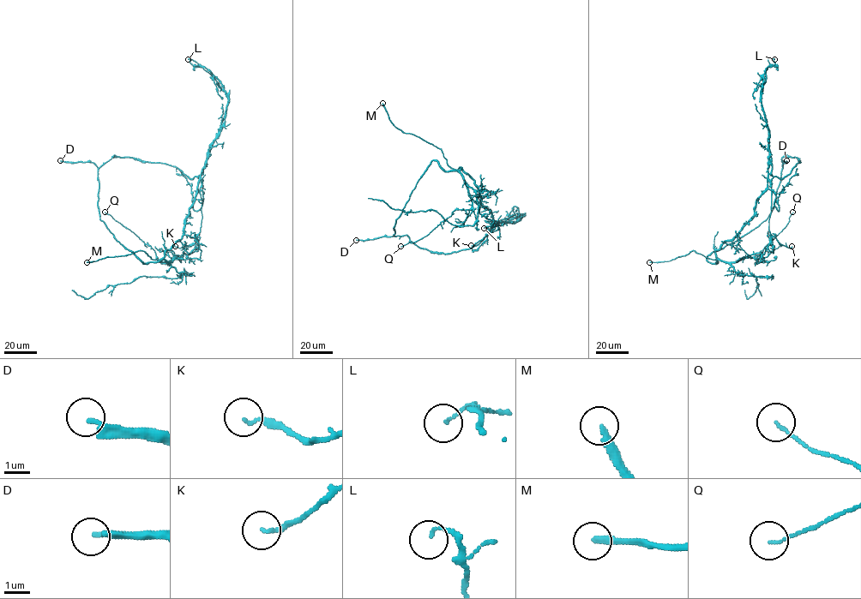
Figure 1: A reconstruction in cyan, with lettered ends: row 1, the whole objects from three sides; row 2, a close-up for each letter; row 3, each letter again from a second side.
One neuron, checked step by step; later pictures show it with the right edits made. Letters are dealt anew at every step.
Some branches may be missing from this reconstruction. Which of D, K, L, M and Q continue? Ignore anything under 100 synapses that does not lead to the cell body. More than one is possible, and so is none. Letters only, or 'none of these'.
D, M

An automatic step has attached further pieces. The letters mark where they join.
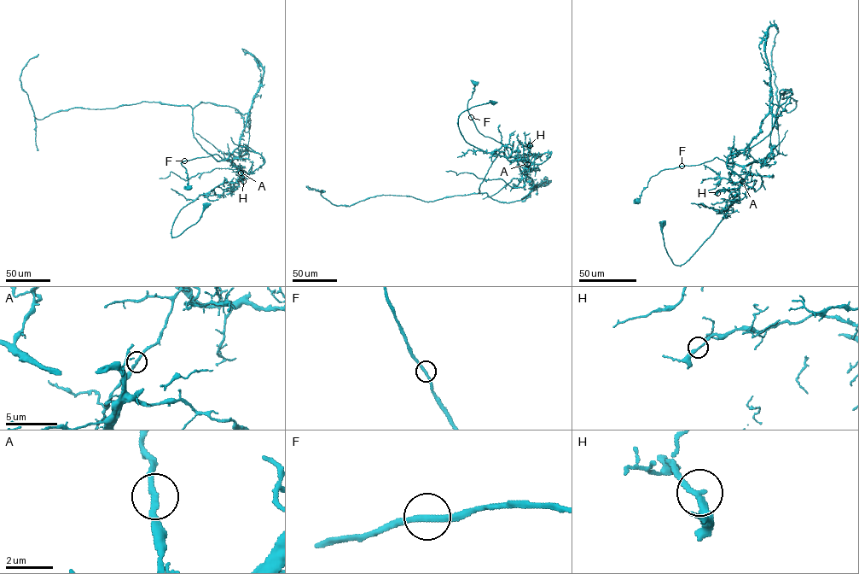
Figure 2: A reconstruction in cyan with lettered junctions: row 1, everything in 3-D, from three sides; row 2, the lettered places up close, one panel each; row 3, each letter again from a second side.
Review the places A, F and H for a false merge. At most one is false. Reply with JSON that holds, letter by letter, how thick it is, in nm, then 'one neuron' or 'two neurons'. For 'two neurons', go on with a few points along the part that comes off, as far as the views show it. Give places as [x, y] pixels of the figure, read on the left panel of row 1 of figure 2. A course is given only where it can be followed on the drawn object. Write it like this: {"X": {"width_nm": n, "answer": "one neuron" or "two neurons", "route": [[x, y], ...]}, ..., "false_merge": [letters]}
{"A": {"width_nm": 240, "answer": "two neurons", "route": [[240, 172], [243, 176], [237, 182], [222, 183], [183, 207], [171, 236], [194, 224], [207, 202]]}, "F": {"width_nm": 240, "answer": "one neuron"}, "H": {"width_nm": 280, "answer": "one neuron"}, "false_merge": ["A"]}

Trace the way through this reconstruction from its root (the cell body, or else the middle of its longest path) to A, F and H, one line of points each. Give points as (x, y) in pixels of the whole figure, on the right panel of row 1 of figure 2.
A: (663, 223), (662, 232), (668, 254), (675, 264), (684, 264), (725, 216), (732, 200), (738, 194), (742, 181)
F: (663, 223), (668, 254), (675, 264), (684, 264), (725, 216), (747, 172), (716, 157), (681, 166)
H: (663, 223), (662, 232), (668, 254), (675, 264), (684, 264), (712, 233), (739, 191), (729, 190), (717, 193)

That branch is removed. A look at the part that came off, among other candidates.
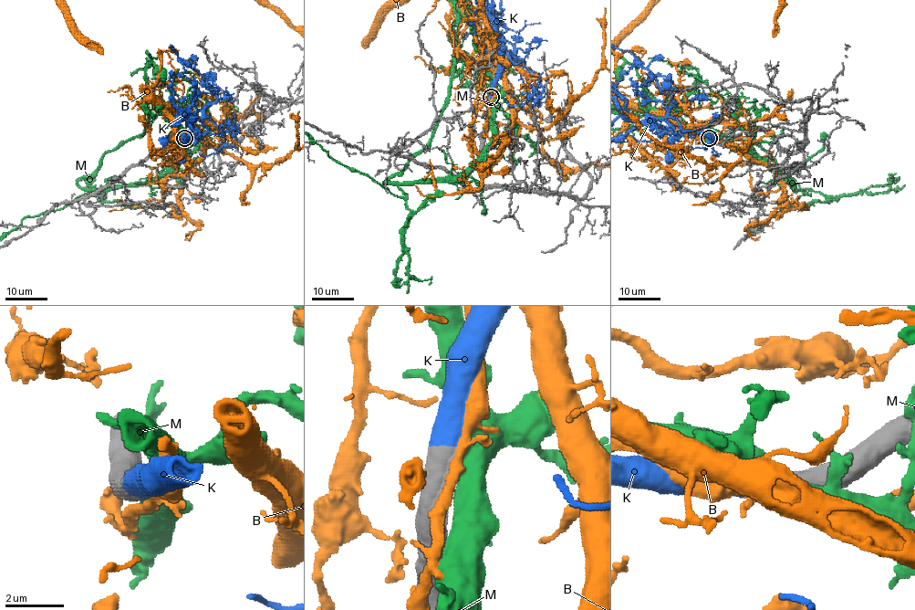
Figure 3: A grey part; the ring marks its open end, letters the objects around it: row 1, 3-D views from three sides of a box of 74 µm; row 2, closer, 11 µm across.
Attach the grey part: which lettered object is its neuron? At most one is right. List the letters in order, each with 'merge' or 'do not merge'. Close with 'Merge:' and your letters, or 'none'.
B: do not merge
K: merge
M: do not merge
Merge: K

